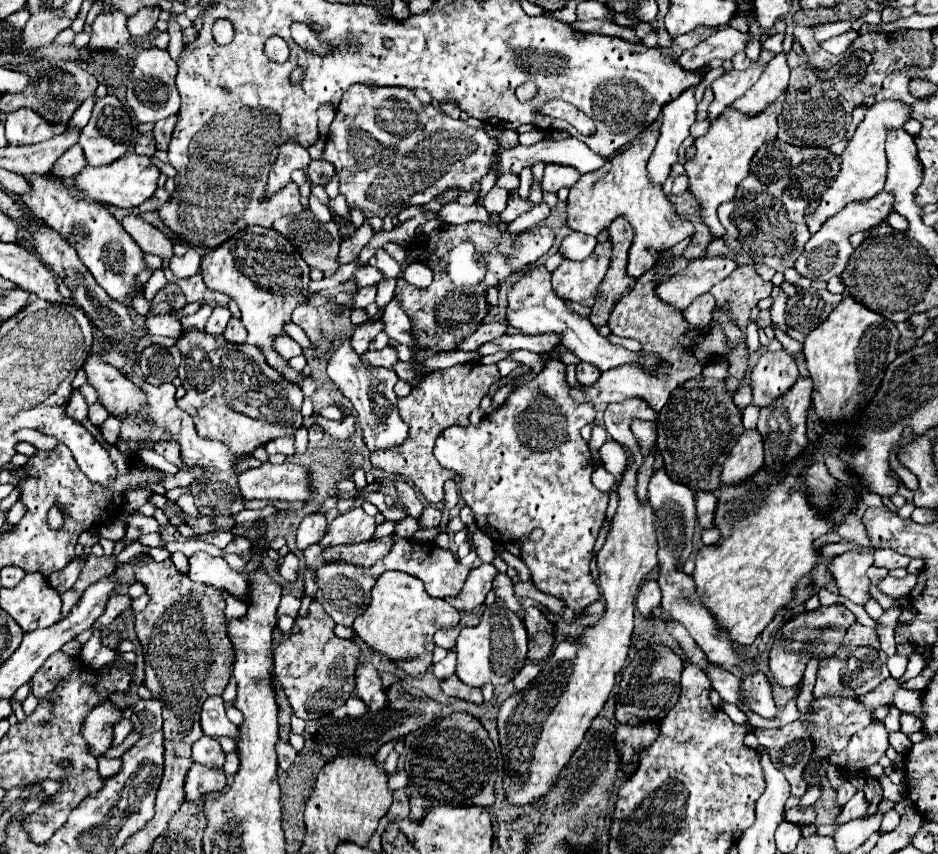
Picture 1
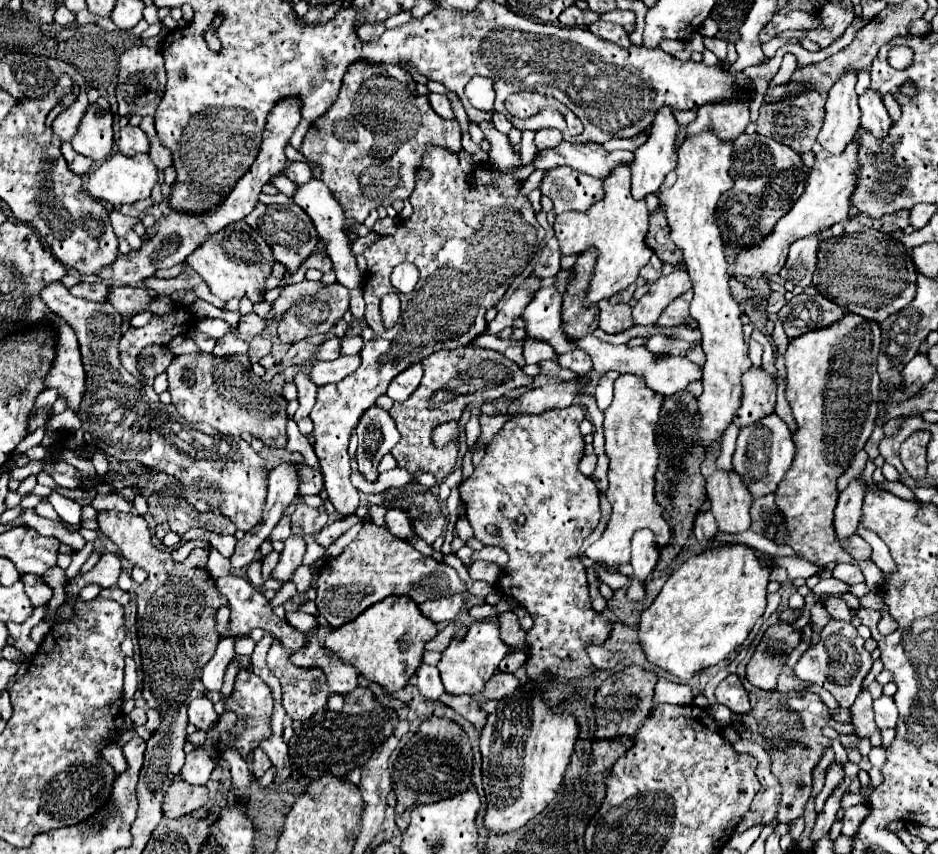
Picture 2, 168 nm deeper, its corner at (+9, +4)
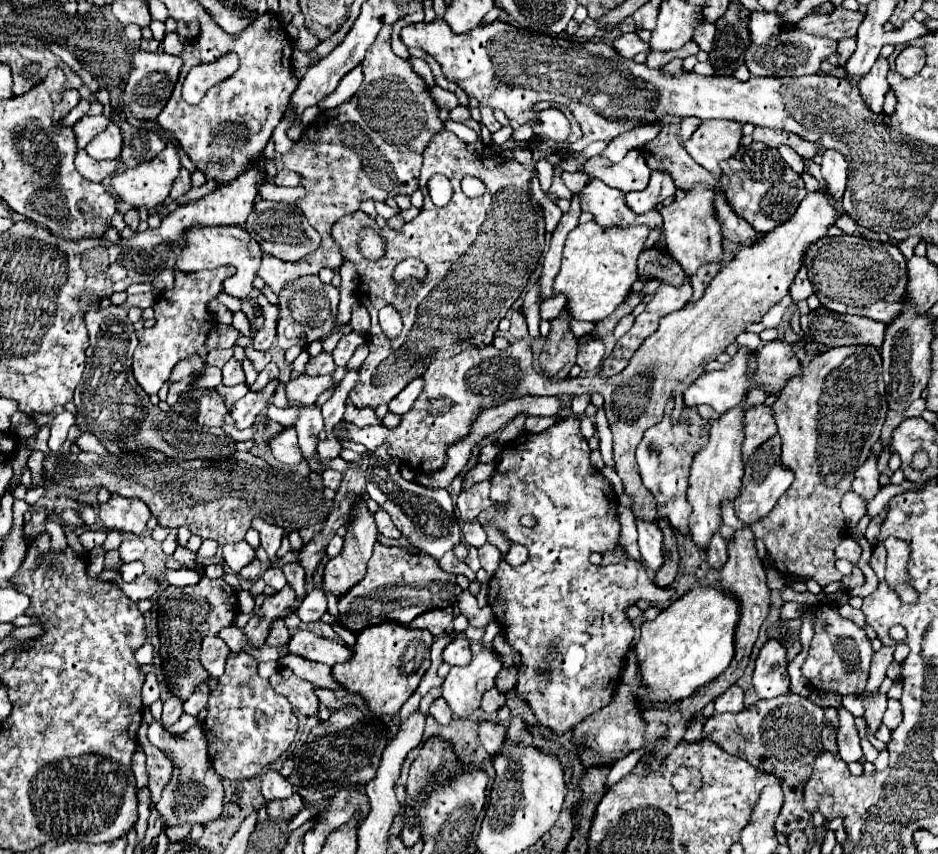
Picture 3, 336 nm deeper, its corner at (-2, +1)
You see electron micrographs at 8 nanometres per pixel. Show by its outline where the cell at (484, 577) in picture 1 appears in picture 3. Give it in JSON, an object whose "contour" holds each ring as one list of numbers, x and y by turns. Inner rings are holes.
{"contour":[[453,607,439,609,439,611,427,611,427,613,419,615,419,619,415,619,407,627,427,629,427,631,431,631,431,635,441,635,441,633,449,631,451,623,453,623]]}

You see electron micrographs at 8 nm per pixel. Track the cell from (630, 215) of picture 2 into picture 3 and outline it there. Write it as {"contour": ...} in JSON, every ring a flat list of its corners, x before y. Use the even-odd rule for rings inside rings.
{"contour":[[595,221,577,225,563,247,561,271,553,281,553,295,563,293,567,297,567,313,577,321,603,321,609,317,629,295,631,285,637,281,635,261,643,251,647,239,647,227,603,229]]}

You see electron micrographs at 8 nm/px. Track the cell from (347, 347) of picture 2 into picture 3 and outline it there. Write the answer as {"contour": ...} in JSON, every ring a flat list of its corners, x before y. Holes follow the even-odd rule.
{"contour":[[349,333,349,335,343,335,341,339,339,339,339,343,337,343,337,347,333,349,333,361,335,361,335,365,337,367,345,367,345,363,349,361,349,357,353,355,353,351,355,351,355,347,357,345,361,345,361,343,365,343,365,335,361,335,361,333]]}

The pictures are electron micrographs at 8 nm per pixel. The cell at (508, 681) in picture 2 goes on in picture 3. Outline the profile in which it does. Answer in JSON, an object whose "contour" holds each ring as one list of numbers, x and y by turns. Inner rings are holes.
{"contour":[[491,689,491,691,487,691,487,693,483,695,481,709,483,709,485,713,495,713,495,711,499,711,503,705,505,705,505,695,499,693,497,689]]}

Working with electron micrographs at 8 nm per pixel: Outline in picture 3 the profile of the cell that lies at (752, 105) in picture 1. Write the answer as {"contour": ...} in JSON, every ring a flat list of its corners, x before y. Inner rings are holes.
{"contour":[[701,121,697,131,685,143,685,149,695,163,705,167,711,175,719,177,719,161,733,157,739,149,741,127,743,125,739,123,727,121]]}

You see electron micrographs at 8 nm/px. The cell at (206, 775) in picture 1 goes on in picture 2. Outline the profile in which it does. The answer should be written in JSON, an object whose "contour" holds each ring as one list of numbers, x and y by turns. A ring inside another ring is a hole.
{"contour":[[174,780,164,796,162,810,166,818,178,818,202,808,206,800,208,800,206,786,194,786,194,784,188,784,186,780]]}

